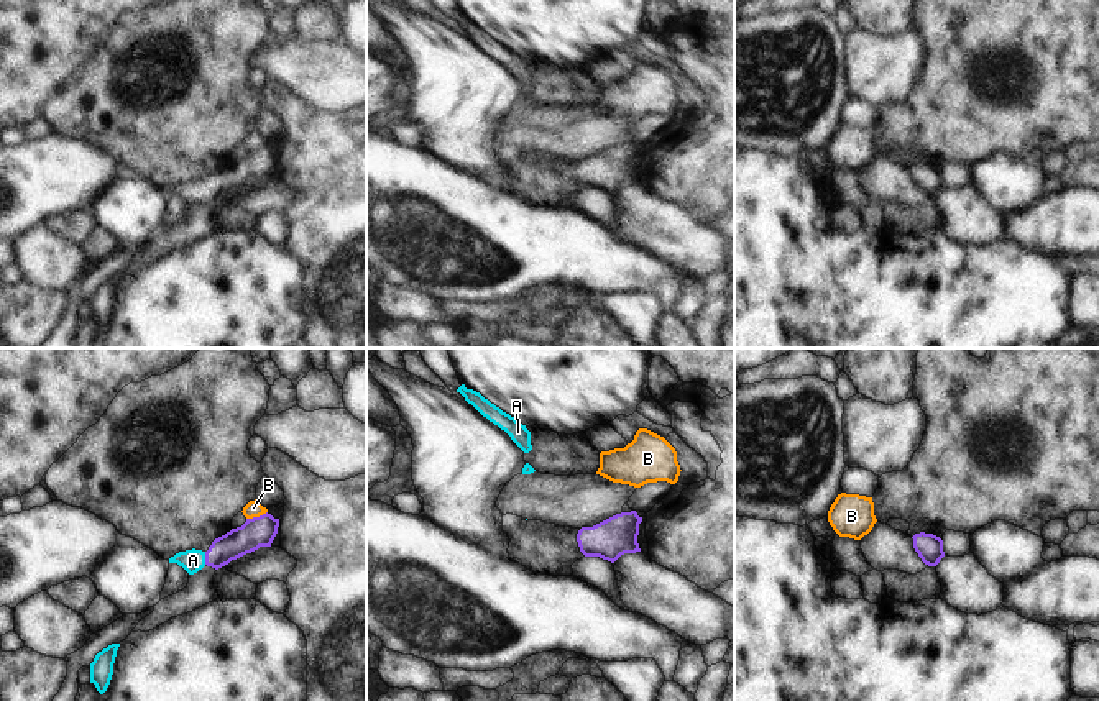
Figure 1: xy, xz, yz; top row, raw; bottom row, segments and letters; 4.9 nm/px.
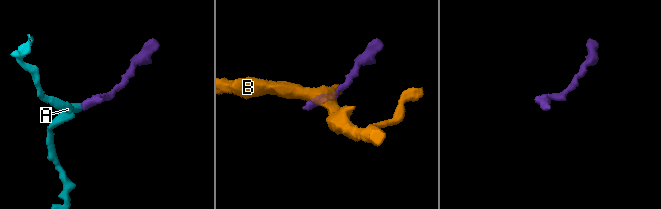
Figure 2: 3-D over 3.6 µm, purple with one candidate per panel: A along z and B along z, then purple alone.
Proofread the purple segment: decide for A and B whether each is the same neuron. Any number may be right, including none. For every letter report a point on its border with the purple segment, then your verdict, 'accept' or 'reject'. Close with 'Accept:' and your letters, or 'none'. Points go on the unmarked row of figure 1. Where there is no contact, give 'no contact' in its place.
A: xy (206, 191) | accept
B: xy (257, 150) | reject
Accept: A

